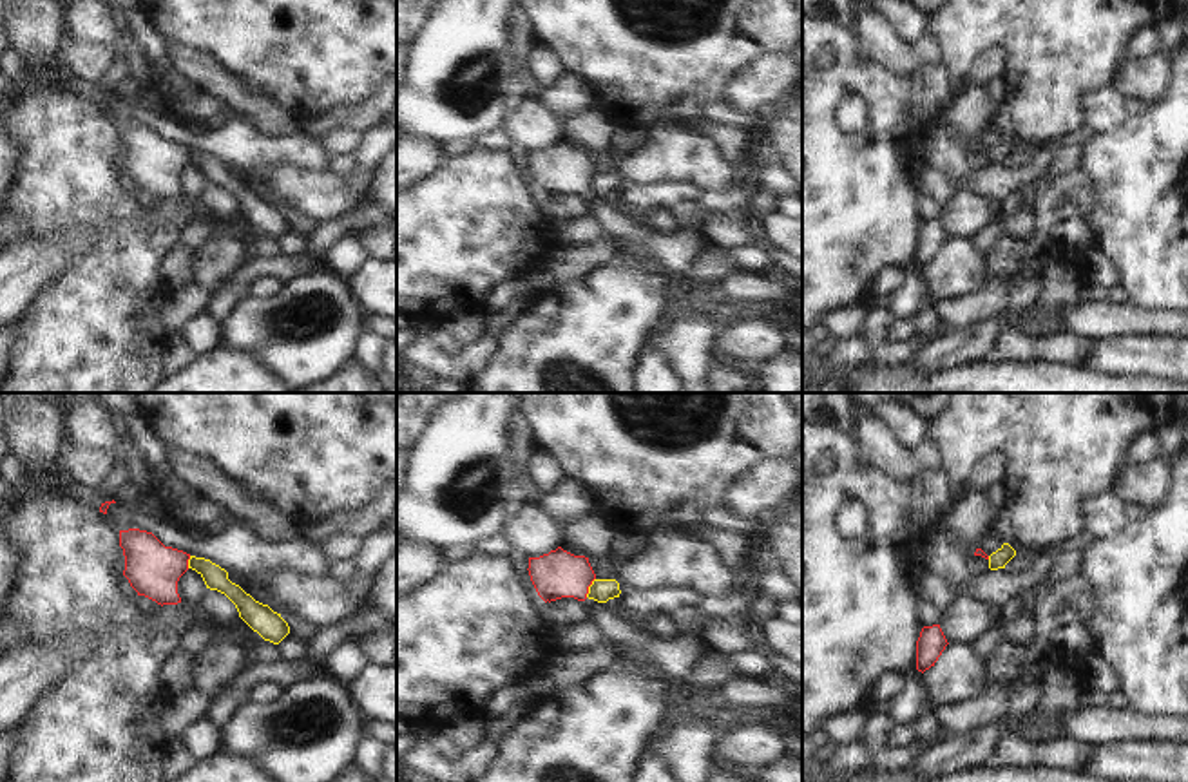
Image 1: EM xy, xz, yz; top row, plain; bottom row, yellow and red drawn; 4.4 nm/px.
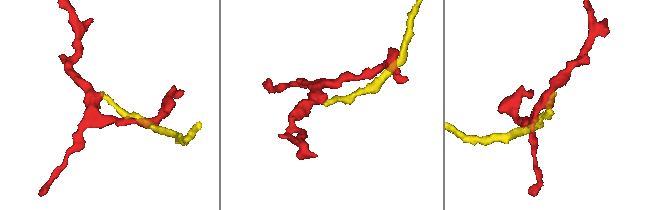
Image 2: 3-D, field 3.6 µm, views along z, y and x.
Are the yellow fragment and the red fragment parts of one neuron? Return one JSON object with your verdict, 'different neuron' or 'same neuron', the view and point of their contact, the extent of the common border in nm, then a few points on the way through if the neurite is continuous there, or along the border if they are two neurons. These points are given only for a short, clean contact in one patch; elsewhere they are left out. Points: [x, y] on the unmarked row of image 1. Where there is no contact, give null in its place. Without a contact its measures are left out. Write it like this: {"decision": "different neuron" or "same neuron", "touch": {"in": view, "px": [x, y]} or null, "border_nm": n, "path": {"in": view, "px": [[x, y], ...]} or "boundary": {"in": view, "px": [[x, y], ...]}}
{"decision": "different neuron", "touch": {"in": "xz", "px": [589, 181]}, "border_nm": 100, "boundary": {"in": "xz", "px": [[594, 172], [585, 190]]}}

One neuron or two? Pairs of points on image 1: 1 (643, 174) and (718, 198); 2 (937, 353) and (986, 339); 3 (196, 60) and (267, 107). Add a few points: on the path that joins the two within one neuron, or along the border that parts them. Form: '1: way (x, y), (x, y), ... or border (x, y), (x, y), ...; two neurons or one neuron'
1: border (734, 169), (734, 176), (725, 187), (701, 189); two neurons
2: way (949, 350), (973, 343); one neuron
3: way (214, 78), (249, 104); one neuron

